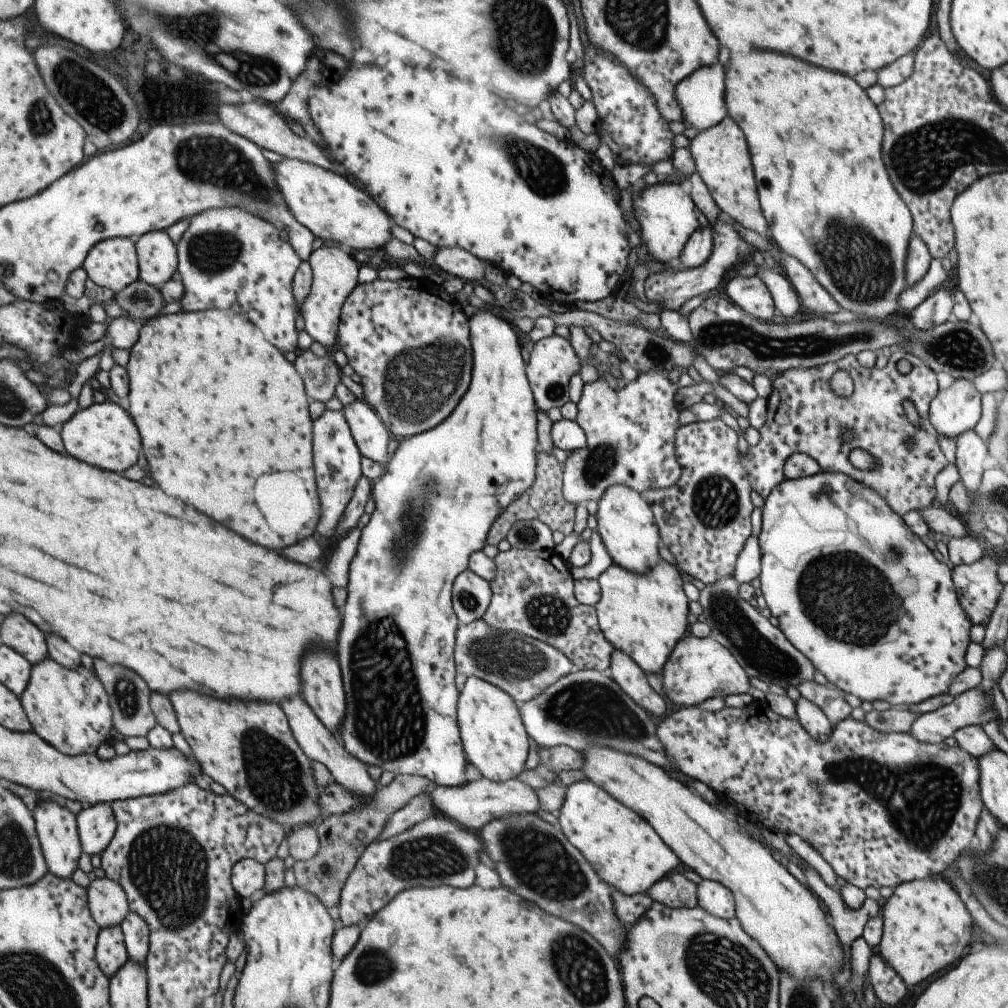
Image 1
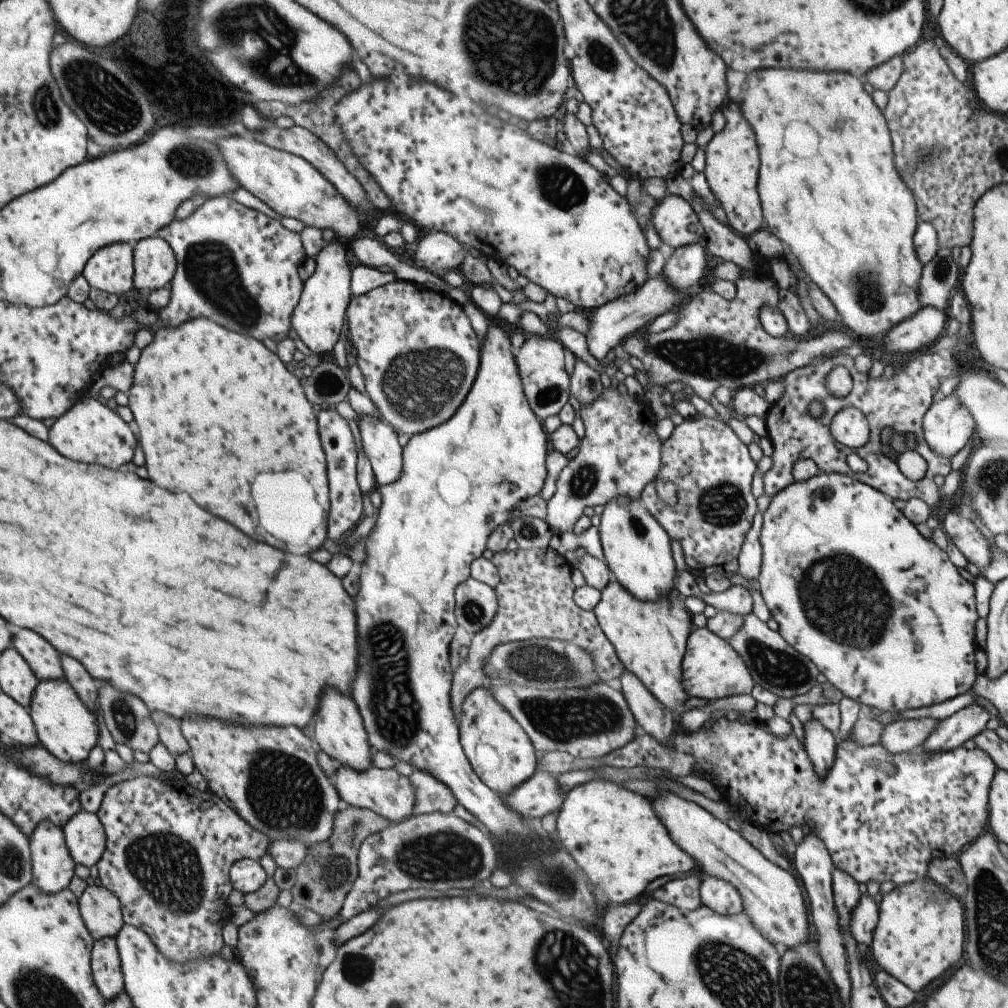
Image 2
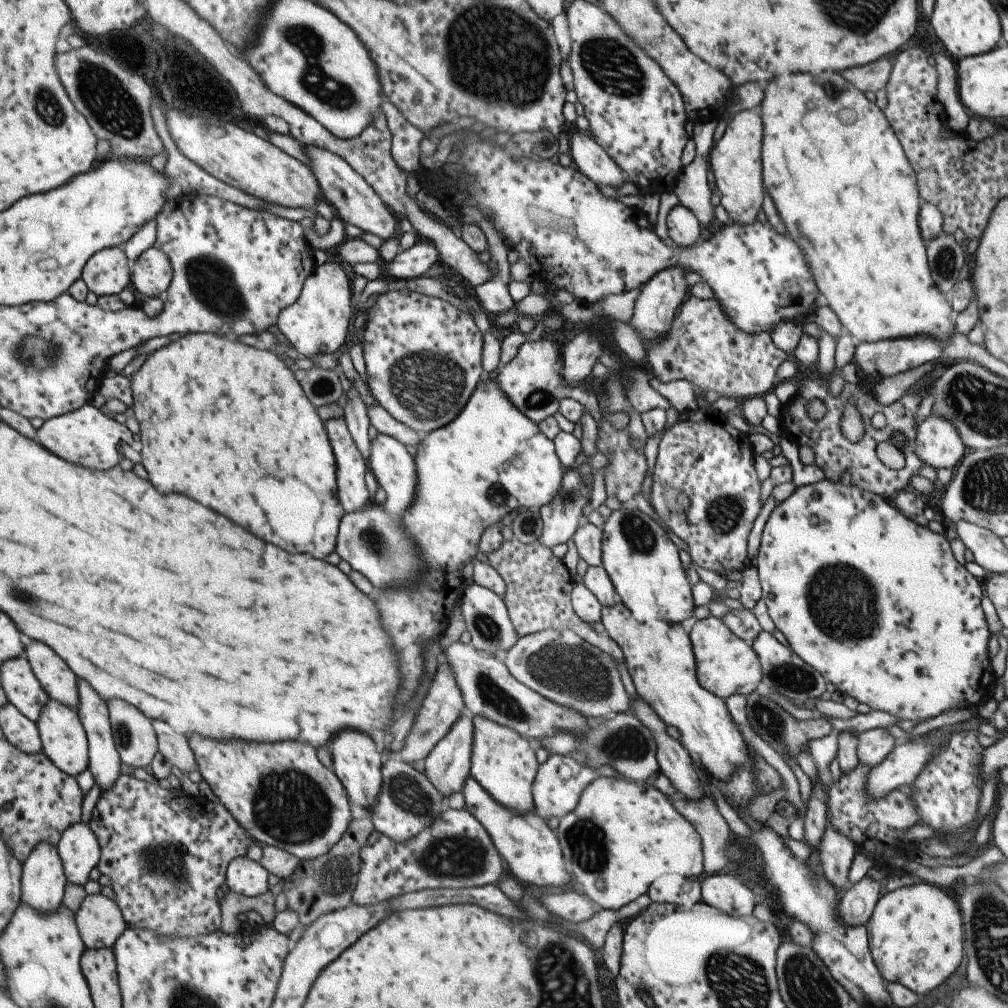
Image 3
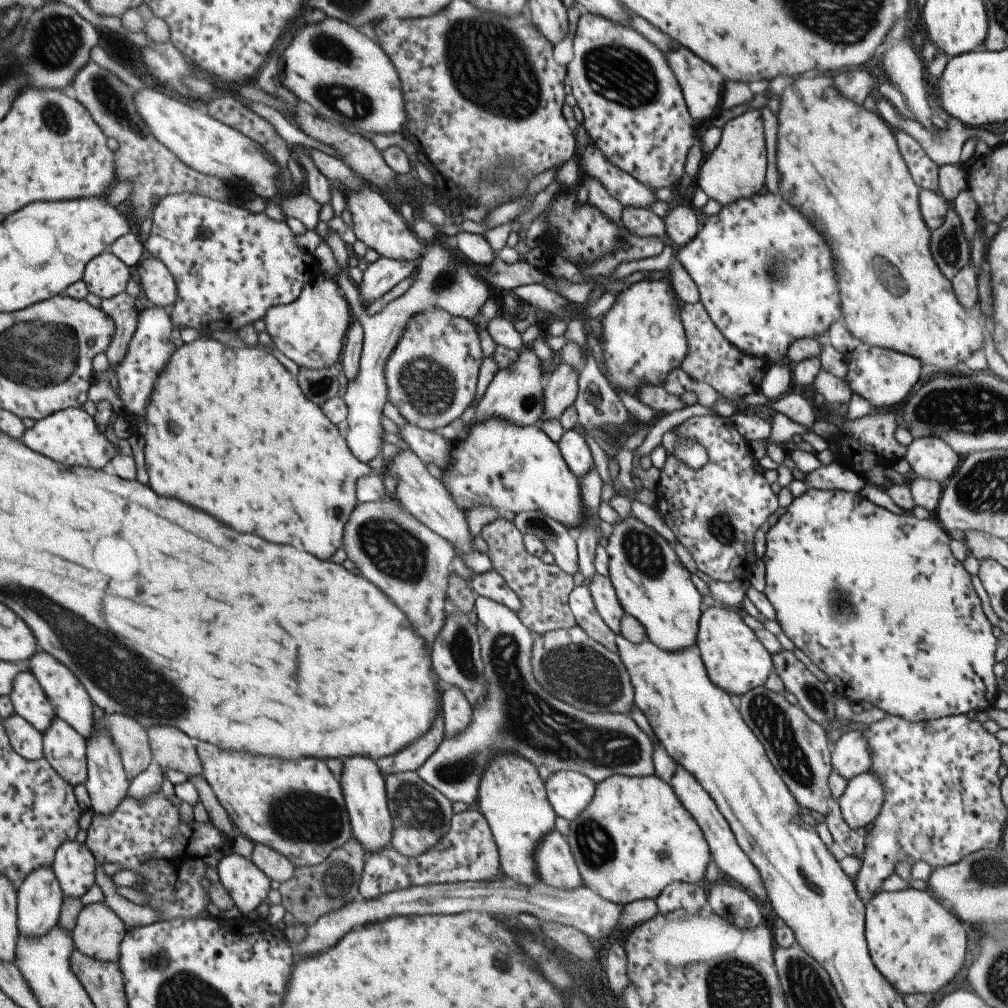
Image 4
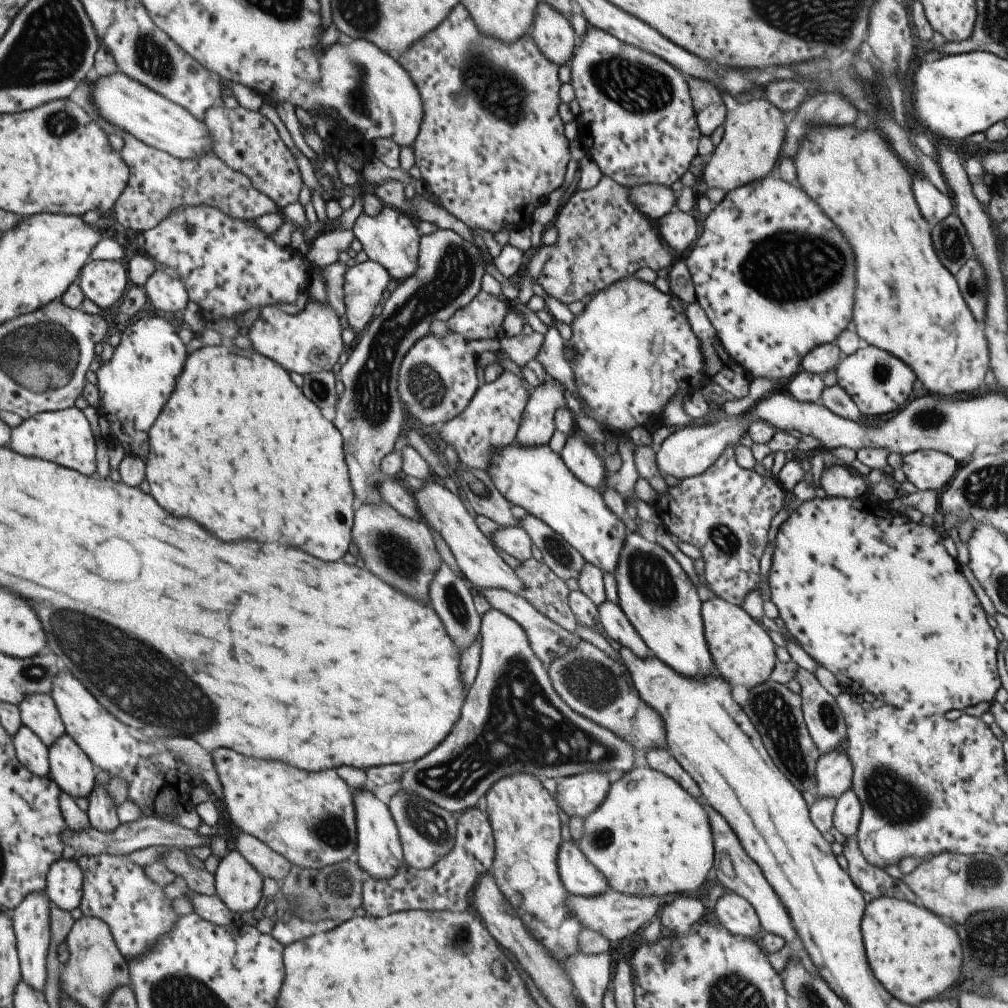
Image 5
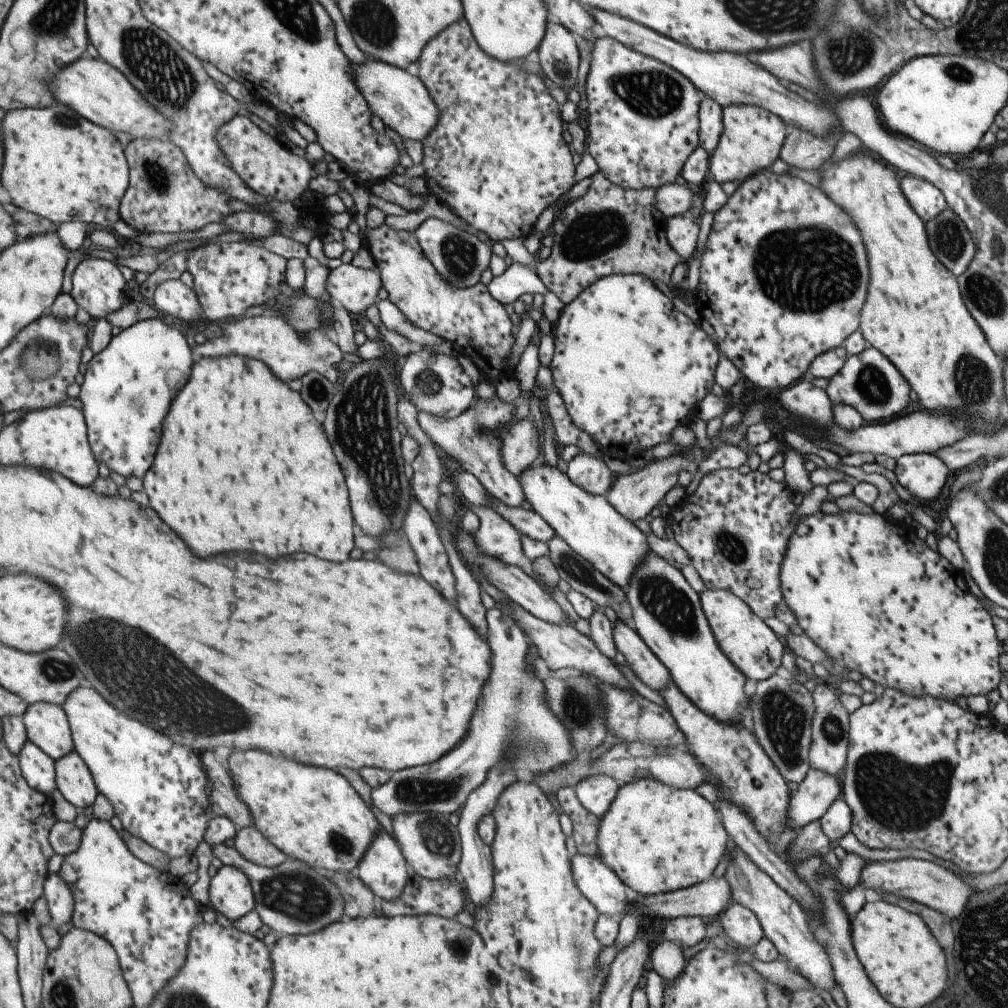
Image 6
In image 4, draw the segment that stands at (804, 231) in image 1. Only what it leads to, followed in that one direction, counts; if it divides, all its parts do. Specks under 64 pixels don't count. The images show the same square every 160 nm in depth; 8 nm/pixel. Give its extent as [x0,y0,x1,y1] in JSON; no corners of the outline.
[775,76,983,374]

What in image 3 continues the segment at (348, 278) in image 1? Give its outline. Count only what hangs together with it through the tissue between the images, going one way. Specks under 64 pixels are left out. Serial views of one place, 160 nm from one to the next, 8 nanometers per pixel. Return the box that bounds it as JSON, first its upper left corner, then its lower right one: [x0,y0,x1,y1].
[275,257,353,358]

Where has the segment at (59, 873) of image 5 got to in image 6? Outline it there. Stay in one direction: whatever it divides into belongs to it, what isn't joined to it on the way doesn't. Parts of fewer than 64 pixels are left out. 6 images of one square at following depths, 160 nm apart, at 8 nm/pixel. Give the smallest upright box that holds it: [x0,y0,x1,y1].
[42,873,73,929]

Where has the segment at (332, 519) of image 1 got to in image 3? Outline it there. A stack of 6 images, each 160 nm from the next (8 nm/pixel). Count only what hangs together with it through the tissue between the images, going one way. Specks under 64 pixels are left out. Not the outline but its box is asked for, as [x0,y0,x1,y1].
[322,417,367,513]

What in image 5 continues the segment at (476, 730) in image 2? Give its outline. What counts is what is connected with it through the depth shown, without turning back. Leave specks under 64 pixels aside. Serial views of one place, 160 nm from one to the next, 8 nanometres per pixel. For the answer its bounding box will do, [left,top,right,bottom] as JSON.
[484,773,583,966]

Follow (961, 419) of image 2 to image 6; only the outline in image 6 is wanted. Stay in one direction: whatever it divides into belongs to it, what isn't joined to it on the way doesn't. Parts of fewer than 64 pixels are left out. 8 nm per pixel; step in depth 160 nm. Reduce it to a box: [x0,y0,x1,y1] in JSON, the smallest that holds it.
[893,453,947,503]

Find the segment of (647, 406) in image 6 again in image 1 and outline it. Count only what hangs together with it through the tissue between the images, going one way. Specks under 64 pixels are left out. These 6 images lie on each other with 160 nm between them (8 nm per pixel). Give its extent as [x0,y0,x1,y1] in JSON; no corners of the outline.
[676,226,713,269]

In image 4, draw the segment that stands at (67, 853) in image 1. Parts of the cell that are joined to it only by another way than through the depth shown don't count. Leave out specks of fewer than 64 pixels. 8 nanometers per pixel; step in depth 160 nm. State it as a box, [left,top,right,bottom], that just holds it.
[16,866,63,936]

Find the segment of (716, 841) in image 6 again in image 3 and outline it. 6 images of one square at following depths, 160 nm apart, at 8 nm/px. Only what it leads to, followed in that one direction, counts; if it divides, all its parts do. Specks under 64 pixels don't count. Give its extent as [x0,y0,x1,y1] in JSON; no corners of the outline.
[554,777,702,910]

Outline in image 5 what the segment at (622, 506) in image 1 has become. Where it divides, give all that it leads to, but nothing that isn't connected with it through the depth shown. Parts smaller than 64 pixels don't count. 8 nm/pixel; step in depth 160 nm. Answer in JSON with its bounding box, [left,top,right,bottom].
[613,531,715,677]

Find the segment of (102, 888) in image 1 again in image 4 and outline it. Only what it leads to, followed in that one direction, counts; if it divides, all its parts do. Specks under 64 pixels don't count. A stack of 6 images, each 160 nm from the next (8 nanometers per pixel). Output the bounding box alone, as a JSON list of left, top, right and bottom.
[71,902,127,961]

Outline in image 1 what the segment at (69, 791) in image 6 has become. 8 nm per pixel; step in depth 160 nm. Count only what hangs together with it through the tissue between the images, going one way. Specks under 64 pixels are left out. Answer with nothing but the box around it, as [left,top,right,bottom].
[18,657,112,755]

